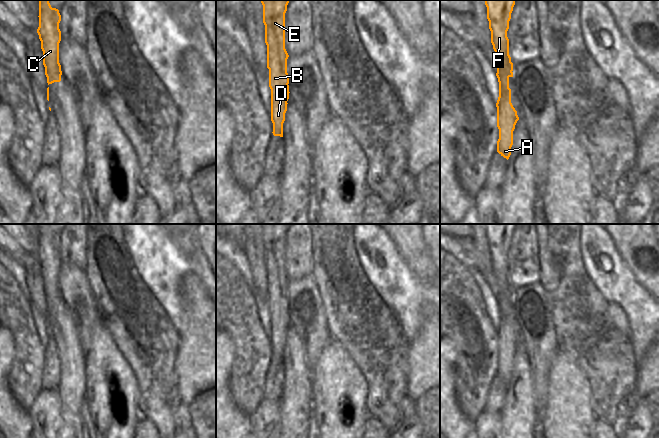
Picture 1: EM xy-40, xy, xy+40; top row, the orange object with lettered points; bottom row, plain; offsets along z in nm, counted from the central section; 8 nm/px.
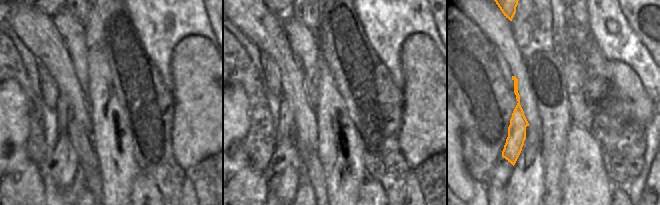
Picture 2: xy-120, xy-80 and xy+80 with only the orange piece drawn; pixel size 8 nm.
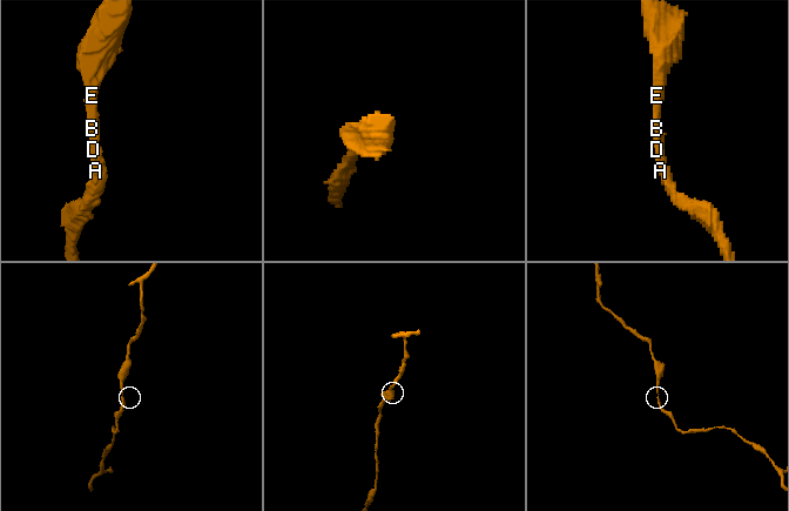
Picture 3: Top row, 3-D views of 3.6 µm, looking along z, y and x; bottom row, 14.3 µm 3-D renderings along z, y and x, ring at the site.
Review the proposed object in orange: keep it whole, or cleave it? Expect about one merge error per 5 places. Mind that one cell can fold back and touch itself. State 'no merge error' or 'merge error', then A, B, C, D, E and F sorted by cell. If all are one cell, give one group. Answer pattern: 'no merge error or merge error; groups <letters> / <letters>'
no merge error; groups A B C D E F

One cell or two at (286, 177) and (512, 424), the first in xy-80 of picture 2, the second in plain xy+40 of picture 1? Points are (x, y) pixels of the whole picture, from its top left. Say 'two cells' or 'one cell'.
two cells

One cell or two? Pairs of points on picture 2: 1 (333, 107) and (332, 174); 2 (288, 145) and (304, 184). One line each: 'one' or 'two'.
1: one
2: two

